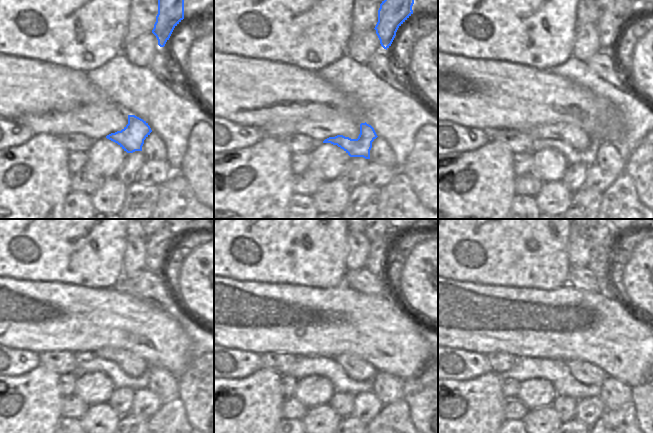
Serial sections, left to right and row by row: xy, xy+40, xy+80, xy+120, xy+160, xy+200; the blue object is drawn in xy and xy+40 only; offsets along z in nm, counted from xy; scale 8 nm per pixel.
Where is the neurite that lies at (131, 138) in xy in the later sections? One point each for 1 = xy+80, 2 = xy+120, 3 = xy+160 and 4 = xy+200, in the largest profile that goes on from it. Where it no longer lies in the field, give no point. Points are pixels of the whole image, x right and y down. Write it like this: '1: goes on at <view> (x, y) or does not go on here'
1: goes on at xy+80 (588, 156)
2: goes on at xy+120 (89, 364)
3: goes on at xy+160 (329, 367)
4: goes on at xy+200 (555, 371)

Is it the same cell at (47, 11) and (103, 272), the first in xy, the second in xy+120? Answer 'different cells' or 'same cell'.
same cell

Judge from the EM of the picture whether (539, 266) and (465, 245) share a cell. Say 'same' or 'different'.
same

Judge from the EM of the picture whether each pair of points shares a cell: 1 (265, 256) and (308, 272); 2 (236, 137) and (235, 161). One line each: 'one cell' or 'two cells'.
1: one cell
2: two cells

